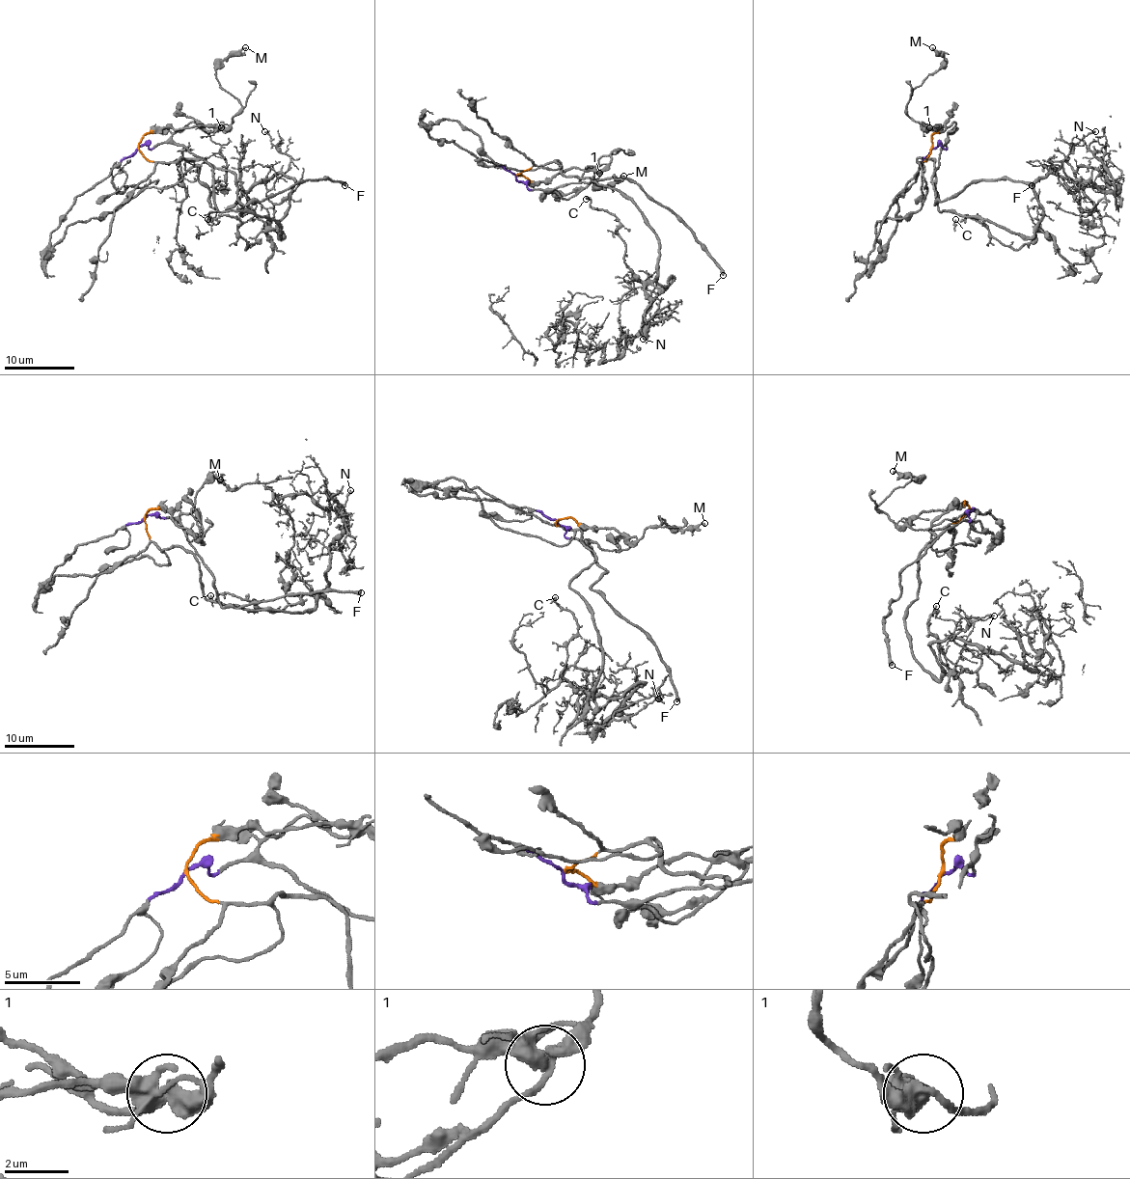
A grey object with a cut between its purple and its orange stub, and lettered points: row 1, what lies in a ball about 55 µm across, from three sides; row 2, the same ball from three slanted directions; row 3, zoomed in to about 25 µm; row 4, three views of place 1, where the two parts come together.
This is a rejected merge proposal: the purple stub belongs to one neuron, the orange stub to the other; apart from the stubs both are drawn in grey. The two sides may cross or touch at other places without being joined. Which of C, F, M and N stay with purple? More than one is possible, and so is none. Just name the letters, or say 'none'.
F, M

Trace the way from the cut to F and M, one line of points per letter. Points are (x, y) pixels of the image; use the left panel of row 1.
F: (137, 147), (179, 144), (228, 170), (236, 198), (249, 205), (306, 180), (328, 178), (344, 185)
M: (137, 147), (154, 149), (193, 123), (208, 131), (232, 123), (242, 106), (221, 87), (216, 69), (246, 46)

